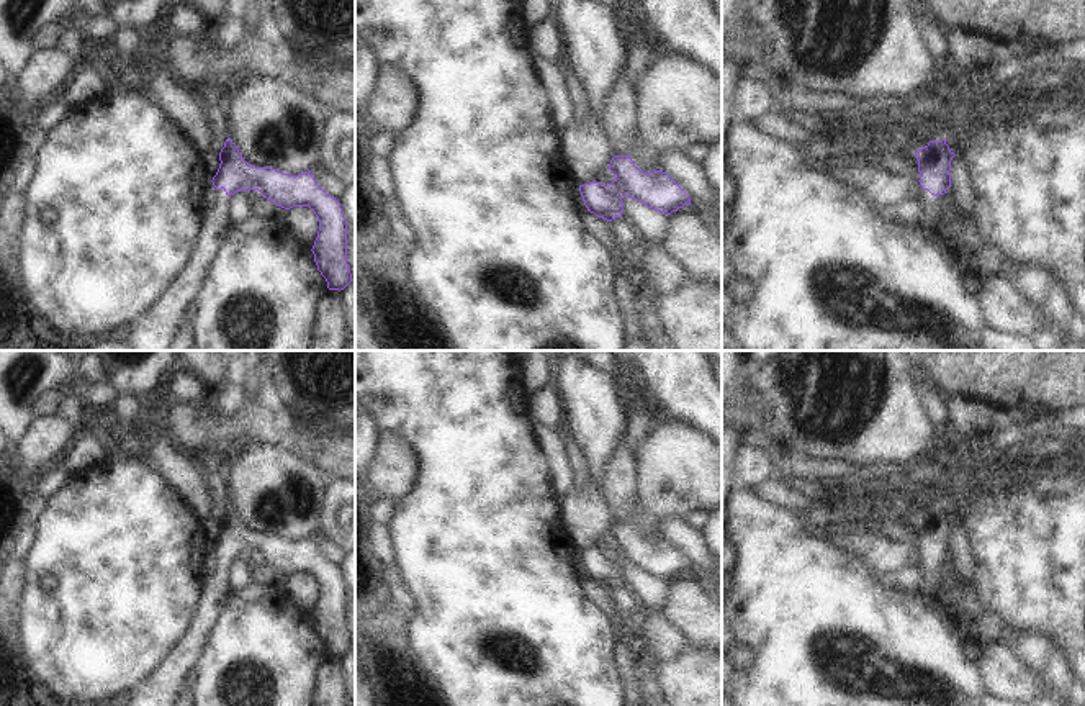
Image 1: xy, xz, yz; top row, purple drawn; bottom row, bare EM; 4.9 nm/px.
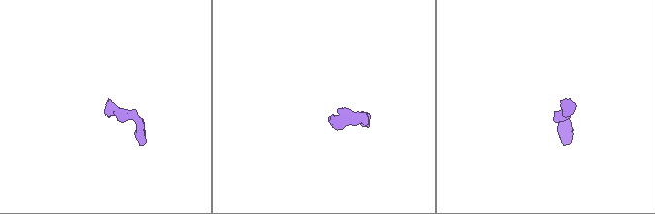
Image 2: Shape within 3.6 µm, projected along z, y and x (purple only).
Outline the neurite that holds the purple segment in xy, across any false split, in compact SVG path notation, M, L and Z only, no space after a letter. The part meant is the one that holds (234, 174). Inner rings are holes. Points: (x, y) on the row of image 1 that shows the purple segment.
M231 138L219 152L219 169L213 177L216 200L206 205L188 260L169 282L160 296L129 326L124 342L133 351L169 351L187 308L193 303L219 251L223 234L231 226L229 197L241 190L259 190L263 198L290 210L309 206L319 221L313 246L317 270L329 290L344 290L352 282L347 264L347 221L339 200L327 195L311 170L290 175L270 167L255 167L244 161Z

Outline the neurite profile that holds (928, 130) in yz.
M923 118L915 129L913 136L908 139L912 151L928 146L930 141L943 141L948 134L943 131L943 123L938 118Z

